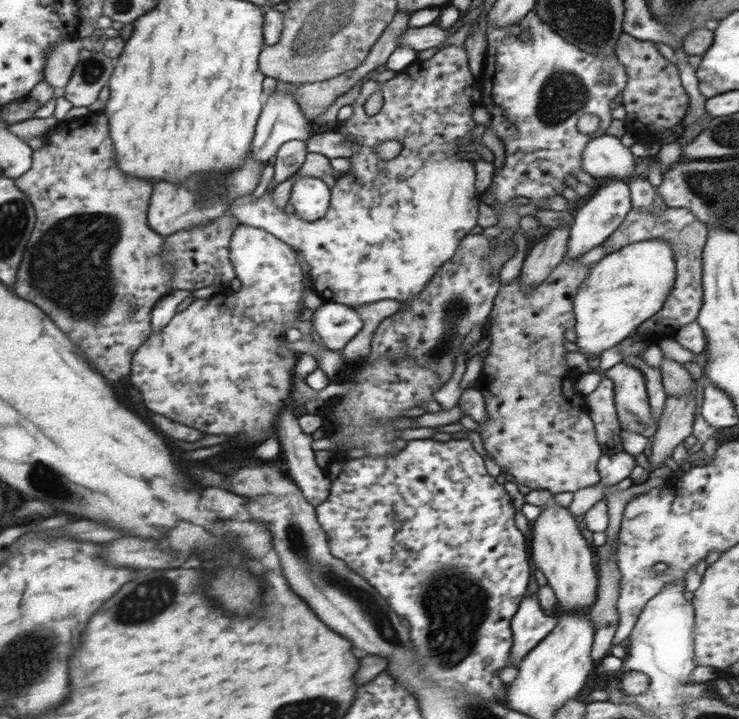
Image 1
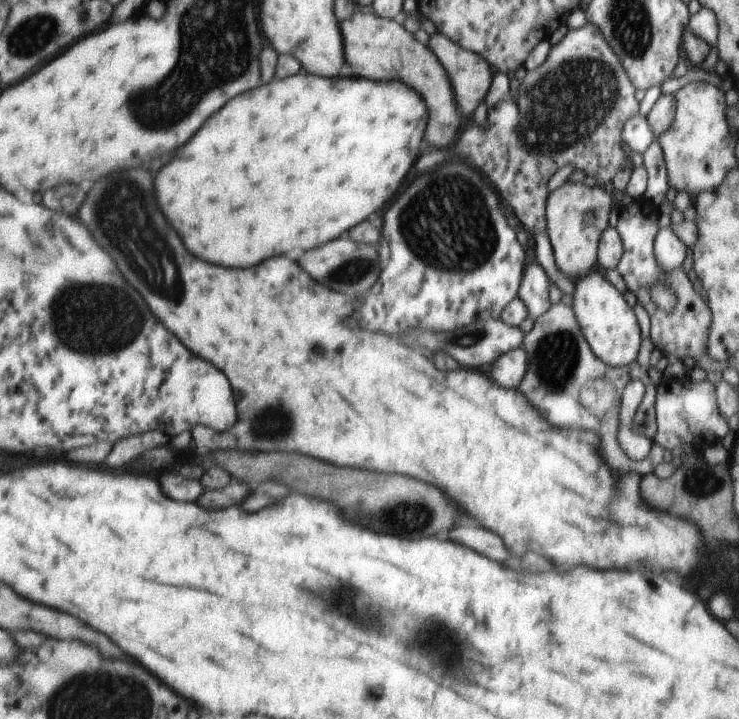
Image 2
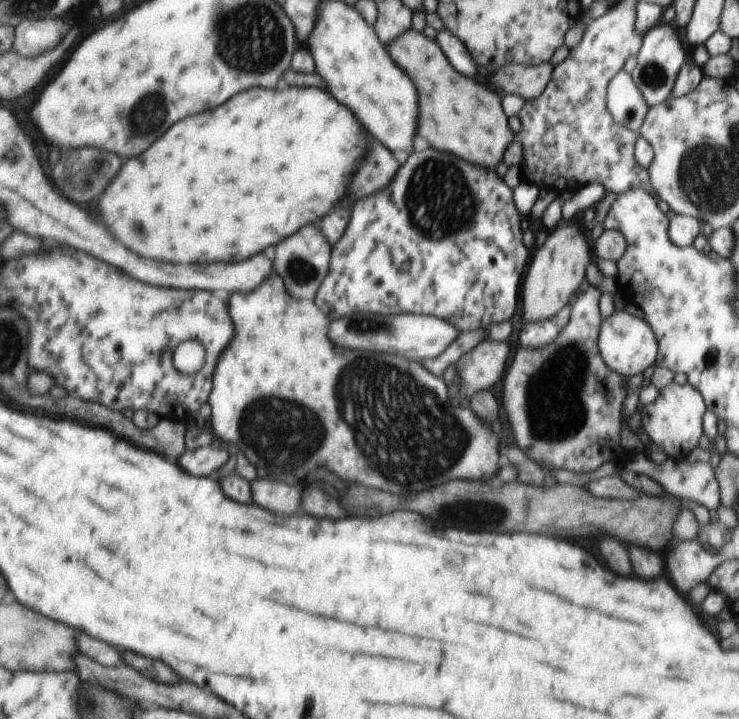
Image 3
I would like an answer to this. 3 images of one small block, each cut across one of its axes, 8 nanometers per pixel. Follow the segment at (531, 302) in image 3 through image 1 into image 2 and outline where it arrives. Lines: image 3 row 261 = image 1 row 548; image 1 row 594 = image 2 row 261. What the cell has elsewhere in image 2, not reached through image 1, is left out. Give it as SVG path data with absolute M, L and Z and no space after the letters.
M591 182L565 183L549 193L545 202L546 234L550 240L556 268L570 280L587 276L596 266L598 240L608 230L608 216L612 210L612 196Z

